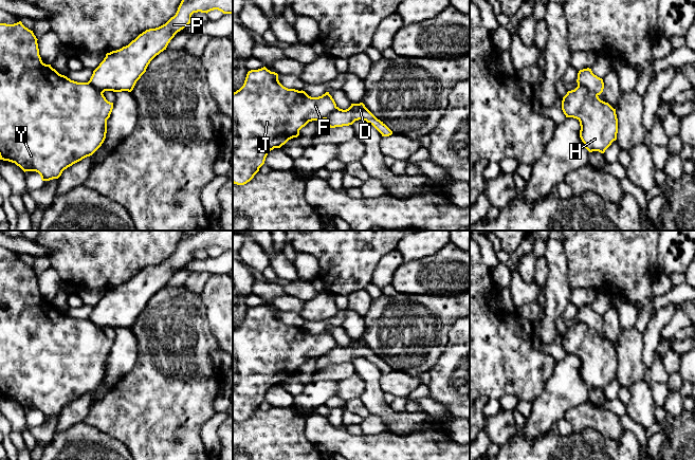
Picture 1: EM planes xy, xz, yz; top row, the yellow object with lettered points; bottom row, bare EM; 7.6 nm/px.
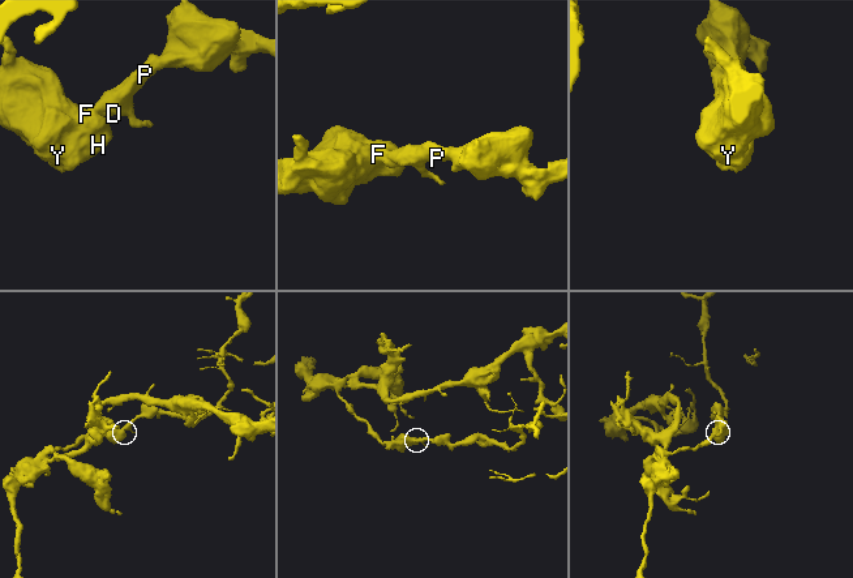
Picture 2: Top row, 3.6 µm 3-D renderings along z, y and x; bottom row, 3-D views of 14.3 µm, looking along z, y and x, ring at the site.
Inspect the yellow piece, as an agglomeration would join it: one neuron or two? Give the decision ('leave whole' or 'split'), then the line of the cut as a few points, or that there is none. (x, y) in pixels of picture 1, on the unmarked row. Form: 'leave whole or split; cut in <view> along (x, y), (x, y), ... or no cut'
split; cut in yz along (578, 319), (597, 332)

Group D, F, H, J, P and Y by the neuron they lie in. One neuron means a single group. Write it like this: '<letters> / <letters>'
D P / F H J Y

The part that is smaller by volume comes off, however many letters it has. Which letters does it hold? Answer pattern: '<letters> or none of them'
D, P

